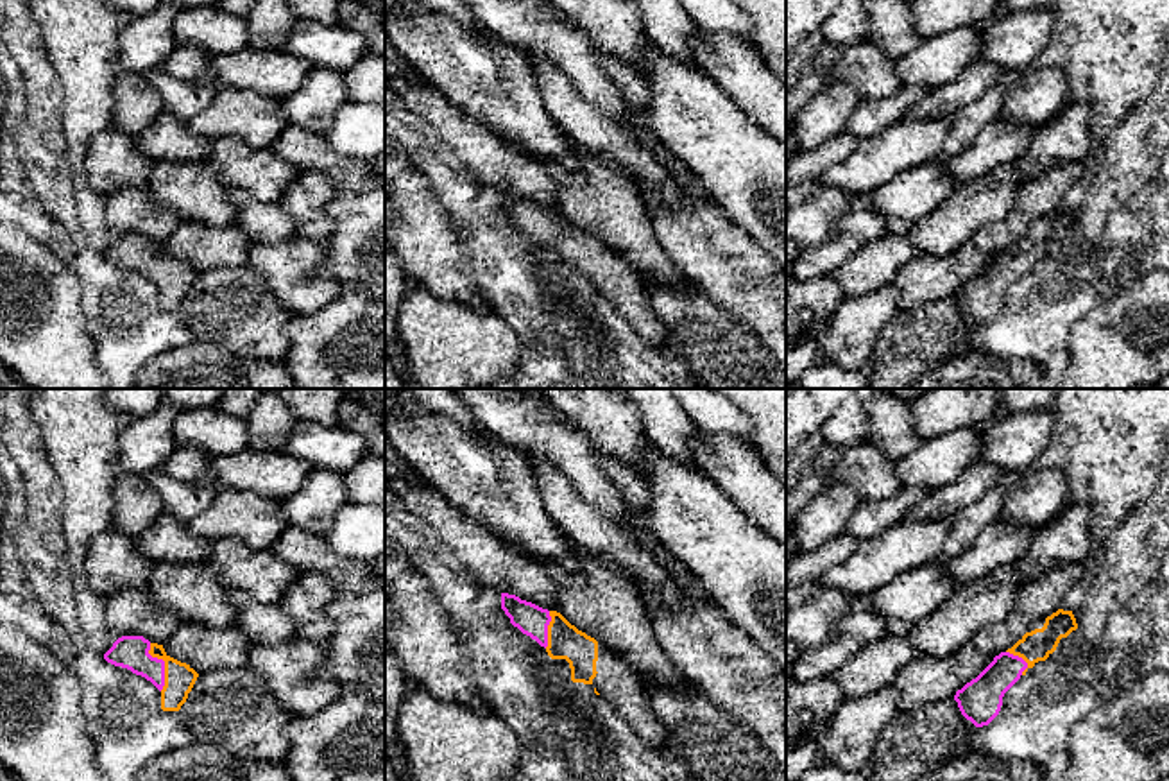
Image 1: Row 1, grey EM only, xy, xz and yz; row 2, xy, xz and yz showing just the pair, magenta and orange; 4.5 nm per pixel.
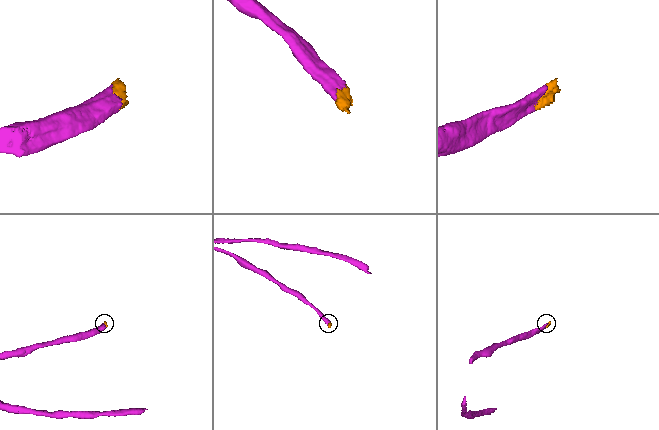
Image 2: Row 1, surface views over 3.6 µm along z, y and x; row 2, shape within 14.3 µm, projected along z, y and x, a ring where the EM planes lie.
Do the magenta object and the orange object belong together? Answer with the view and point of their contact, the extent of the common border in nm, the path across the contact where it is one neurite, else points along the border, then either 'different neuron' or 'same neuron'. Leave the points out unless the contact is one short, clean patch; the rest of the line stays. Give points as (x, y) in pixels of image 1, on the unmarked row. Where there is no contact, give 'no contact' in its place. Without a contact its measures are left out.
xy (163, 264) | 220 nm | across xy (131, 251), (154, 264), (163, 264), (179, 278) | same neuron

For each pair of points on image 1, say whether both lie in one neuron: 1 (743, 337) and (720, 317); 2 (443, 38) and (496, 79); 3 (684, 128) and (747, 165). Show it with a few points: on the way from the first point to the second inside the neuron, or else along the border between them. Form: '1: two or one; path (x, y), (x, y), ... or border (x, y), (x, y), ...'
1: one; path (738, 335), (725, 323)
2: one; path (455, 51), (484, 76)
3: one; path (700, 128), (731, 156)

